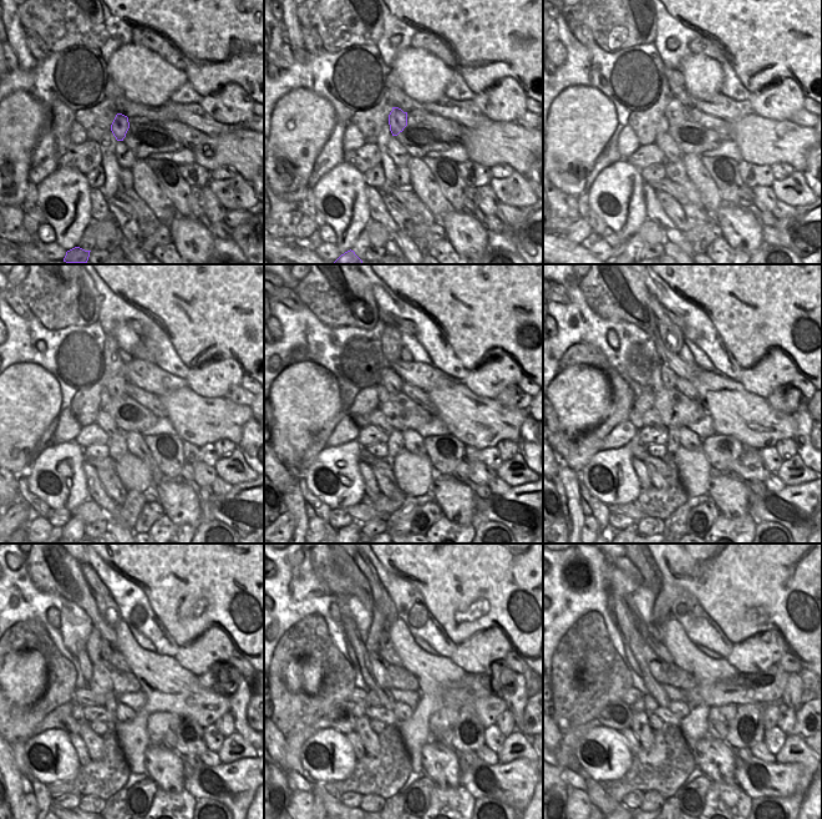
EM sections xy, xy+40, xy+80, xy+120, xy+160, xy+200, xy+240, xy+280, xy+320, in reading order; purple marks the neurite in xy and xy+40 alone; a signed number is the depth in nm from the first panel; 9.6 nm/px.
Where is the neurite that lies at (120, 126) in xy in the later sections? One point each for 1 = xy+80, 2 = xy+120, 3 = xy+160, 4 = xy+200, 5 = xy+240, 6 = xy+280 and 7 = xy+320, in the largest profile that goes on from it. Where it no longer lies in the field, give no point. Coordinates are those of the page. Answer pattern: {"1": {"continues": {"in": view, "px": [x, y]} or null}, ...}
{"1": {"continues": {"in": "xy+80", "px": [676, 112]}}, "2": {"continues": {"in": "xy+120", "px": [116, 387]}}, "3": {"continues": {"in": "xy+160", "px": [389, 378]}}, "4": {"continues": {"in": "xy+200", "px": [669, 378]}}, "5": {"continues": {"in": "xy+240", "px": [106, 648]}}, "6": {"continues": {"in": "xy+280", "px": [385, 641]}}, "7": {"continues": {"in": "xy+320", "px": [655, 630]}}}

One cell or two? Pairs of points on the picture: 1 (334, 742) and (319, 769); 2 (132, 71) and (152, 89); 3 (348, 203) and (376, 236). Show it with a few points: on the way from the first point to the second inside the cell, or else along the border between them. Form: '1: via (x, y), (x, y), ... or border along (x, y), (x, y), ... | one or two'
1: via (335, 753), (335, 768), (333, 772), (330, 769) | one
2: via (137, 75), (147, 84) | one
3: border along (371, 220), (364, 228) | two

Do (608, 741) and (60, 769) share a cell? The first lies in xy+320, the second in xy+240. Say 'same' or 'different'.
same

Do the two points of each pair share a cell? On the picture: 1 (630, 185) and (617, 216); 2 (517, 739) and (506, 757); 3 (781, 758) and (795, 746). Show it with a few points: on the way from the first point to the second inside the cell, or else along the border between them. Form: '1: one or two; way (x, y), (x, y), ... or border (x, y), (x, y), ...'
1: one; way (623, 192), (620, 195), (620, 208)
2: one; way (512, 743), (508, 752)
3: one; way (785, 754), (791, 748)

